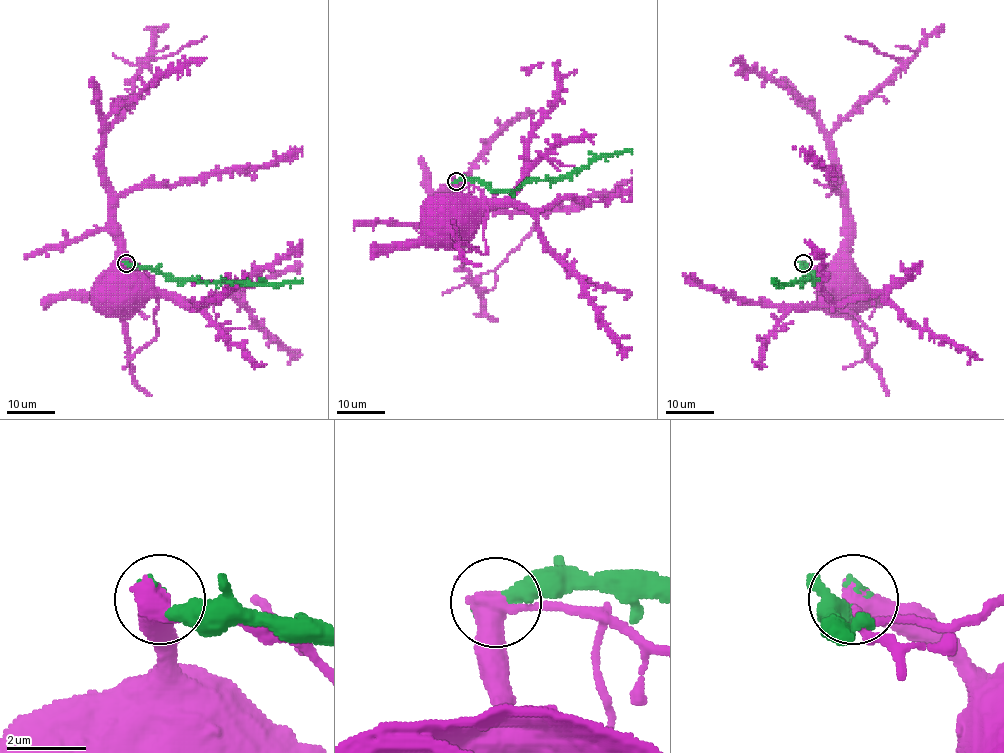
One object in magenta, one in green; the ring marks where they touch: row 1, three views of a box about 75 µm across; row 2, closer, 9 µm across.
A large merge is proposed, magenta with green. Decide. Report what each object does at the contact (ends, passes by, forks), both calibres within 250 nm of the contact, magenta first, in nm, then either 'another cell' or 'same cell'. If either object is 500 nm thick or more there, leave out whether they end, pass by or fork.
500/240 nm | another cell

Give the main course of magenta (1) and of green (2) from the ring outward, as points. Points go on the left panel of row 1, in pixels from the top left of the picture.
1: (127, 263), (127, 270), (120, 277), (135, 287)
2: (127, 264), (146, 265), (177, 279), (201, 282), (273, 285), (303, 279)

